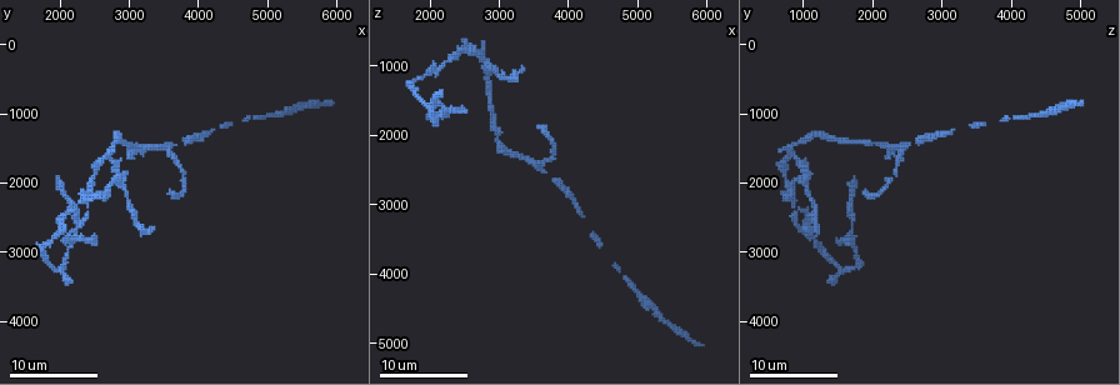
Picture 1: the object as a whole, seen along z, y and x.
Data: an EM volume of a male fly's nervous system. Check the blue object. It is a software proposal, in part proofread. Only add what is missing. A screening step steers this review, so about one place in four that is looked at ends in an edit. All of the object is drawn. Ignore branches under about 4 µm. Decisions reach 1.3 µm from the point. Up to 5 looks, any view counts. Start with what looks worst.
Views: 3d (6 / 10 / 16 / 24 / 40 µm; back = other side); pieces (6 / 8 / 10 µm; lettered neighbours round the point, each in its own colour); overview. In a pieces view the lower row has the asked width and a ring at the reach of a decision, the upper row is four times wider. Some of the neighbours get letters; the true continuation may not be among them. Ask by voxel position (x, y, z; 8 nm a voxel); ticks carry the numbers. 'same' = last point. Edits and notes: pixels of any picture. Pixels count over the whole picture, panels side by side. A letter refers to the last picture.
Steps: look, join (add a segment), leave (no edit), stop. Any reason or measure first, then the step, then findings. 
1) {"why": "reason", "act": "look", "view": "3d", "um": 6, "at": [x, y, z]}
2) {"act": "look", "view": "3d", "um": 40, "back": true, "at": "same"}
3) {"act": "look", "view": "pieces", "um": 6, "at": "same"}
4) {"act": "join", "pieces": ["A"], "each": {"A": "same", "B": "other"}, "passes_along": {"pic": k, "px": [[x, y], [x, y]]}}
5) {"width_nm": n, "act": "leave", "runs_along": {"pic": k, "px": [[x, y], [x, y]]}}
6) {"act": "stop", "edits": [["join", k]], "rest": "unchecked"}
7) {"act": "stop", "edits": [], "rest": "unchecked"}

{"why": "free end", "act": "look", "view": "pieces", "um": 8, "at": [3350, 2650, 1000]}

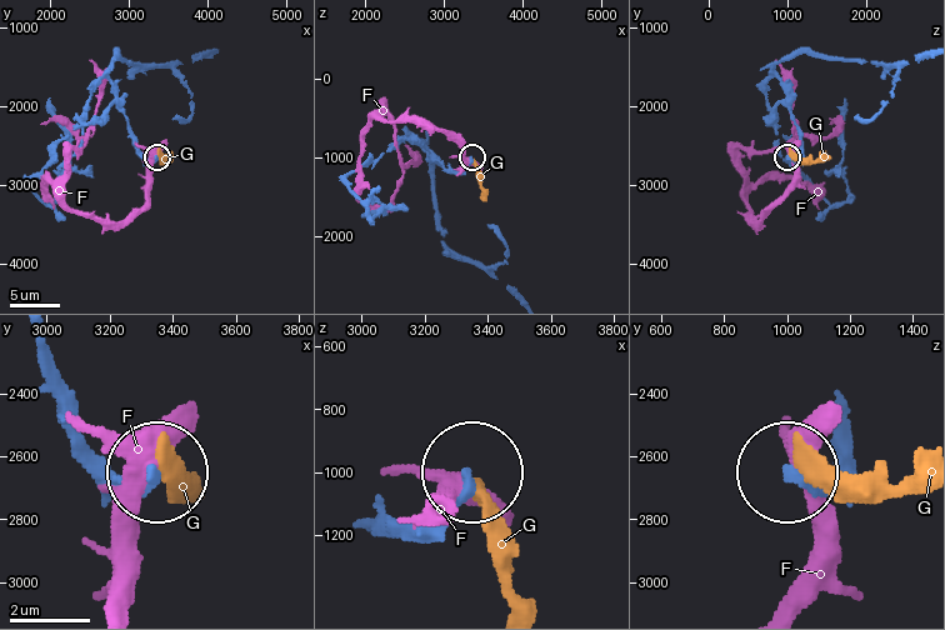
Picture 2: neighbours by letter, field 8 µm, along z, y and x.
{"act": "leave", "each": {"F": "other", "G": "other"}, "found": "no lettered segment goes on from it"}

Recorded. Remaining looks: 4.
{"why": "tapers out", "act": "look", "view": "3d", "um": 6, "at": [2200, 2350, 950]}

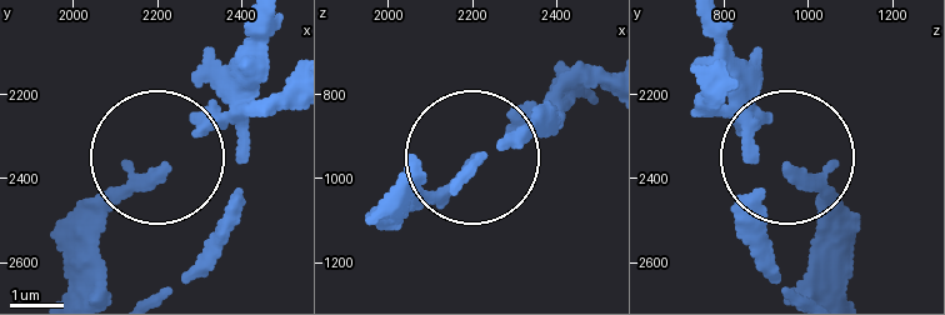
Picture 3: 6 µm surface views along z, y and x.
{"act": "look", "view": "pieces", "um": 10, "at": [2210, 2390, 955]}

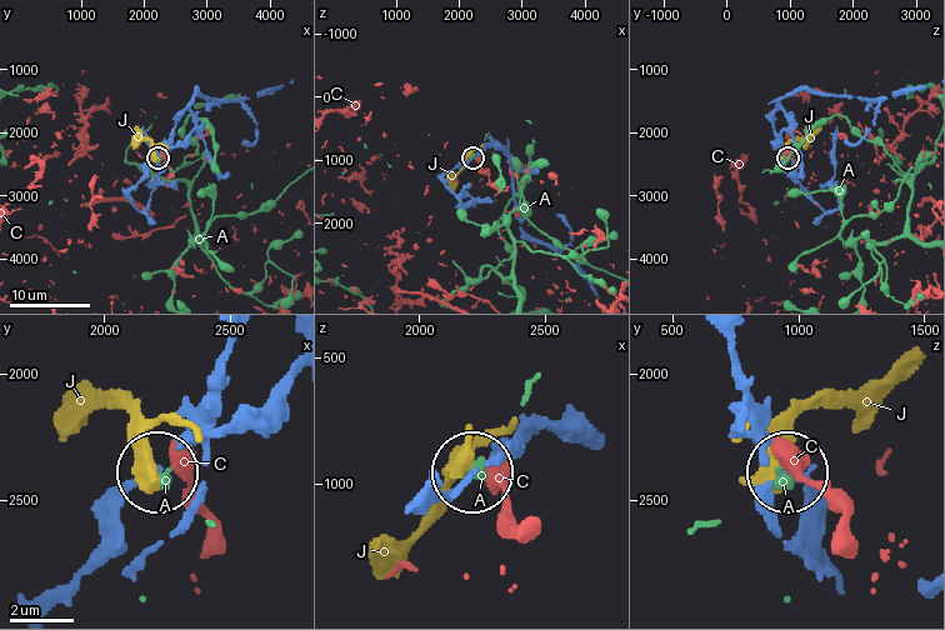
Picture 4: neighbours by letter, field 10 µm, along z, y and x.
{"act": "leave", "each": {"A": "other", "C": "other", "J": "other"}, "found": "none of them fits"}

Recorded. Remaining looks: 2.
{"why": "free end", "act": "look", "view": "pieces", "um": 8, "at": [2750, 1550, 650]}

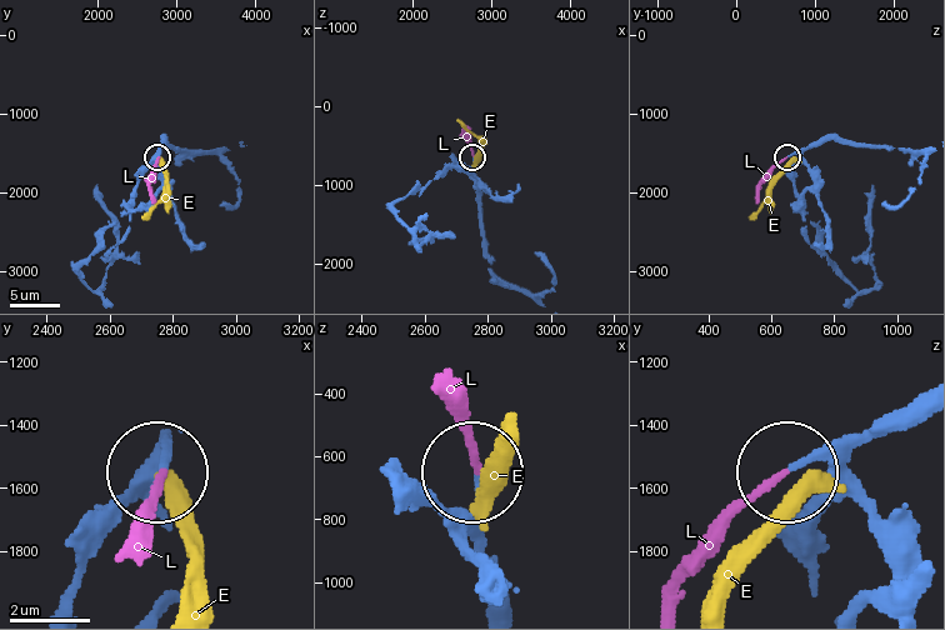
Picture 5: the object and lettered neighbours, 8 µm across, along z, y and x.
{"act": "join", "pieces": ["L"], "each": {"E": "other", "L": "same"}, "passes_along": {"pic": 5, "px": [[169, 433], [145, 554]]}, "found": "it goes on there"}

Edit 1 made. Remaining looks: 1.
{"act": "stop", "edits": [["join", 5]], "rest": "unchecked"}

